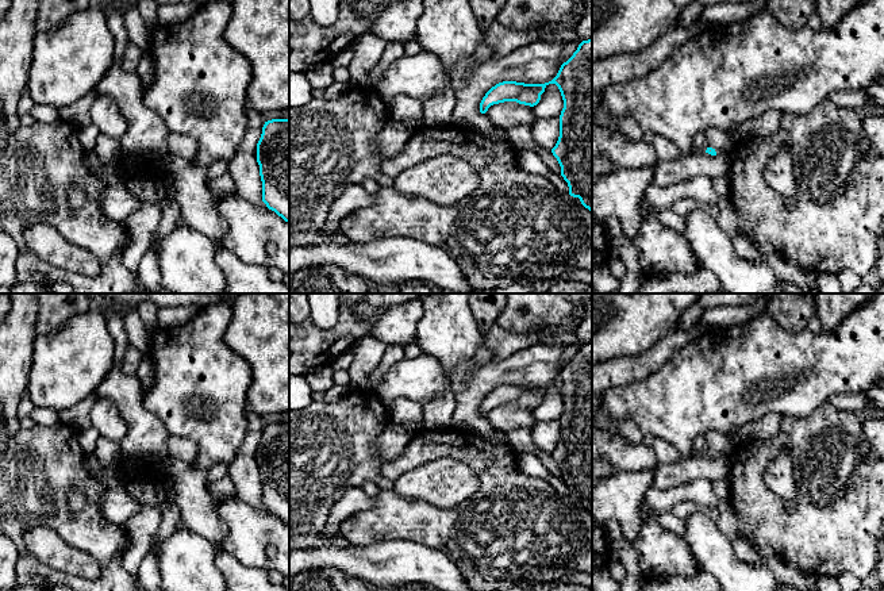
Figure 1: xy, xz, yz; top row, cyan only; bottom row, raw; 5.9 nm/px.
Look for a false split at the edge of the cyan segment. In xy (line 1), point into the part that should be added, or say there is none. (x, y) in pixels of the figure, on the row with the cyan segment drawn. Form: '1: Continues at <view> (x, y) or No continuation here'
1: No continuation here

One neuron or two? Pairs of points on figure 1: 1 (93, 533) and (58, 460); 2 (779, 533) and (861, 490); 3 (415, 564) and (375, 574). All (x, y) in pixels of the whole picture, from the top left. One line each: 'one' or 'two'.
1: one
2: one
3: one

